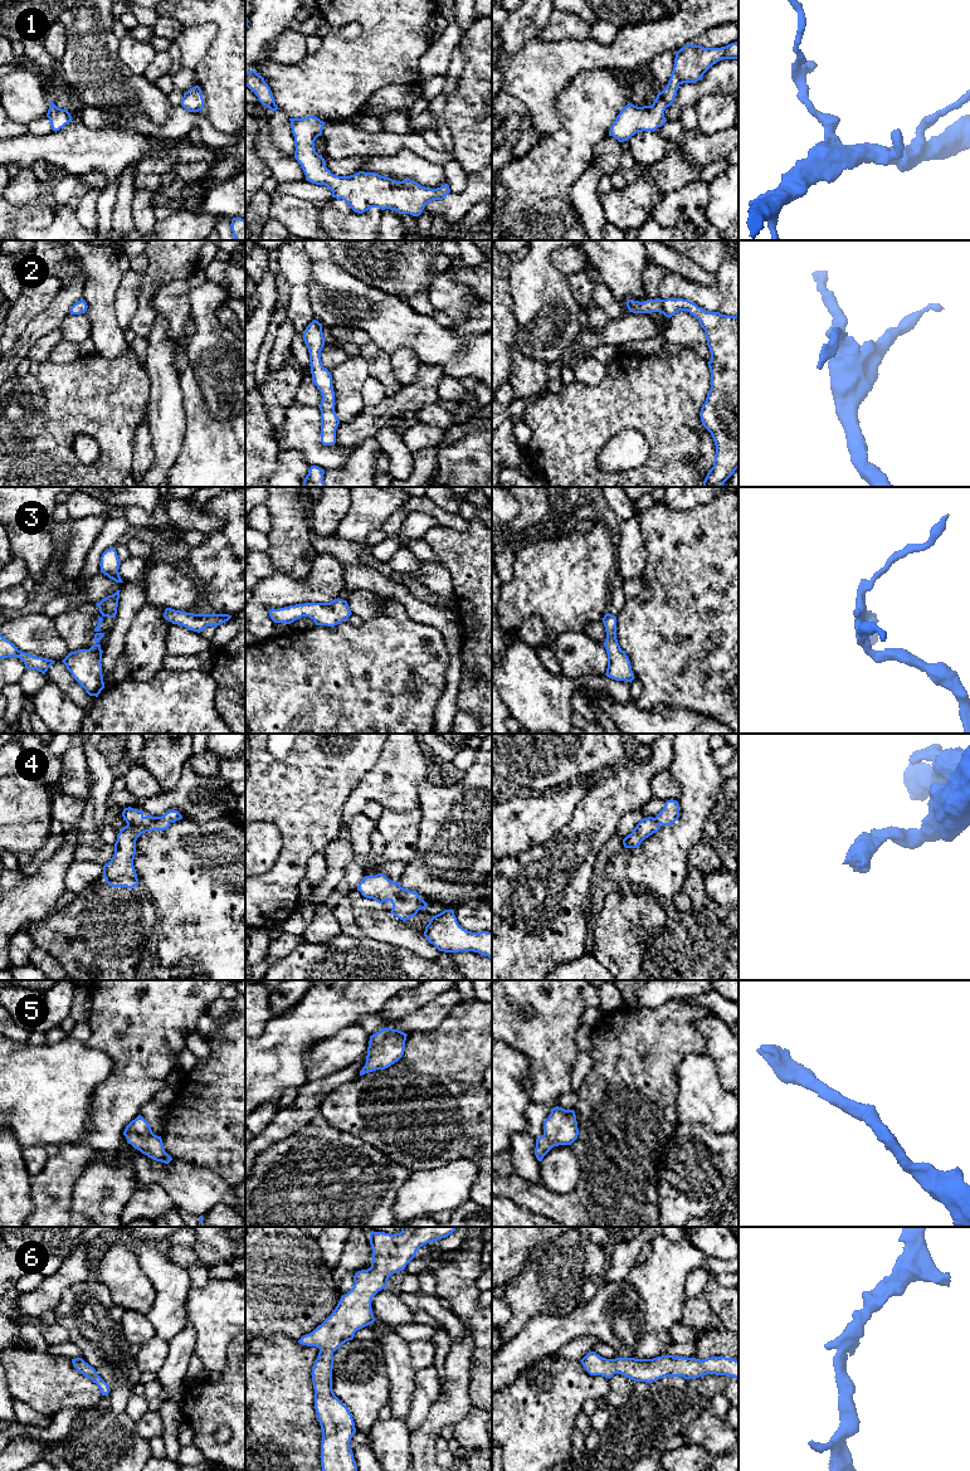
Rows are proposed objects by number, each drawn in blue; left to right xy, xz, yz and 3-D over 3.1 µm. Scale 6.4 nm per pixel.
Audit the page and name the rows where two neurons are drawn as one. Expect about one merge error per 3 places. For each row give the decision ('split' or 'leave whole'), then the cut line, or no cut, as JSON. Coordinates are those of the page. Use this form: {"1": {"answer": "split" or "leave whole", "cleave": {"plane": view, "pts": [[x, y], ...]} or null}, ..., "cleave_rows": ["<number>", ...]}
{"1": {"answer": "leave whole", "cleave": null}, "2": {"answer": "leave whole", "cleave": null}, "3": {"answer": "leave whole", "cleave": null}, "4": {"answer": "leave whole", "cleave": null}, "5": {"answer": "leave whole", "cleave": null}, "6": {"answer": "leave whole", "cleave": null}, "cleave_rows": []}

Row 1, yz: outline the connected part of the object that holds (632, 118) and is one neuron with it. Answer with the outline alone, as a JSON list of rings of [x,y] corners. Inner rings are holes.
[[[739,40],[721,48],[692,44],[681,48],[676,52],[668,84],[657,94],[653,104],[638,107],[628,102],[611,125],[609,136],[623,142],[637,132],[655,131],[663,126],[667,122],[664,111],[673,103],[678,87],[700,81],[713,64],[722,59],[739,59]]]

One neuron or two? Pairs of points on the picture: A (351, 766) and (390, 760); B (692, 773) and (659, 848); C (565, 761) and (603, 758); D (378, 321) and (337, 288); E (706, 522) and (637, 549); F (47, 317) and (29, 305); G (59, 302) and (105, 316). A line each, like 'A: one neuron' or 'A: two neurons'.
A: two neurons
B: one neuron
C: one neuron
D: one neuron
E: two neurons
F: two neurons
G: two neurons

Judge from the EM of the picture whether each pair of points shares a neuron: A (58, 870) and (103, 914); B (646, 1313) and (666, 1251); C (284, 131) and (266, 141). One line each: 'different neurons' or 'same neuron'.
A: different neurons
B: same neuron
C: different neurons

